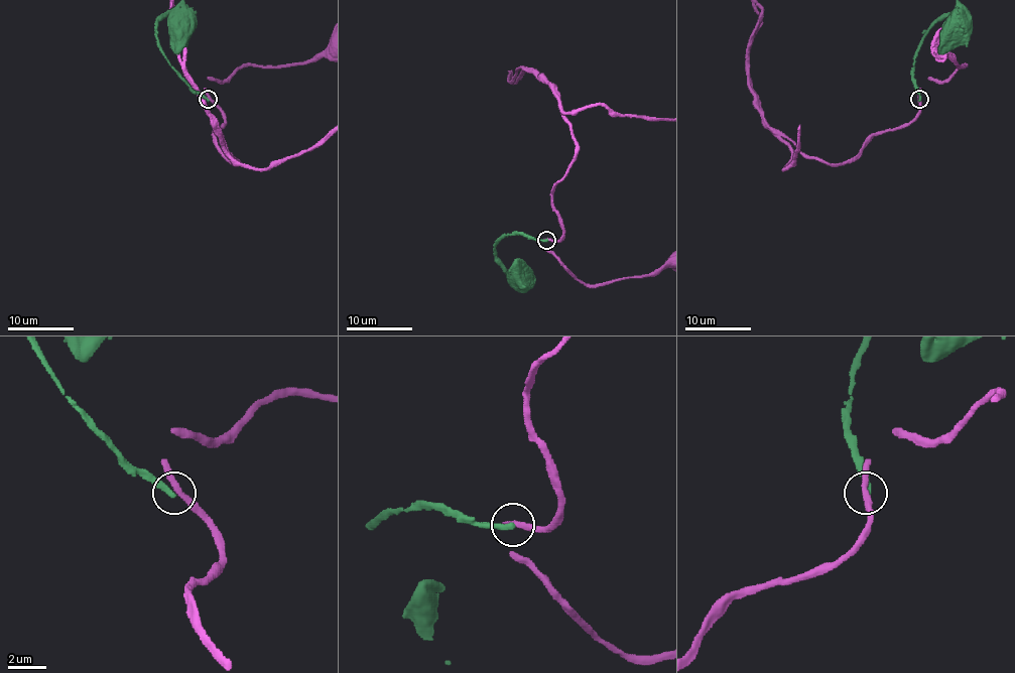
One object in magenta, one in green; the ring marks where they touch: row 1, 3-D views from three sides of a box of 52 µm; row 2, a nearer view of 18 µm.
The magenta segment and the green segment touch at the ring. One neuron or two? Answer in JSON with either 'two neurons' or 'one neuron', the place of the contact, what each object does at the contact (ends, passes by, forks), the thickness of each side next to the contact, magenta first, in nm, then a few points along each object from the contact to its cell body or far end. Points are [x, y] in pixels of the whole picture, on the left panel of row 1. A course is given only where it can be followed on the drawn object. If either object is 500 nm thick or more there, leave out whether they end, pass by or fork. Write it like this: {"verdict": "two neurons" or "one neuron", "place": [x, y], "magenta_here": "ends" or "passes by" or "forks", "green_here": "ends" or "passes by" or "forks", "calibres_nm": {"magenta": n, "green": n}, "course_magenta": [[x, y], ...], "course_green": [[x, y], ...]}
{"verdict": "two neurons", "place": [208, 99], "magenta_here": "passes by", "green_here": "ends", "calibres_nm": {"magenta": 300, "green": 320}, "course_magenta": [[208, 99], [208, 79], [226, 81], [239, 68], [247, 65], [303, 64], [329, 52]], "course_green": [[208, 99], [201, 97], [169, 65], [156, 34], [156, 24], [164, 16], [184, 21], [184, 24], [179, 23]]}

